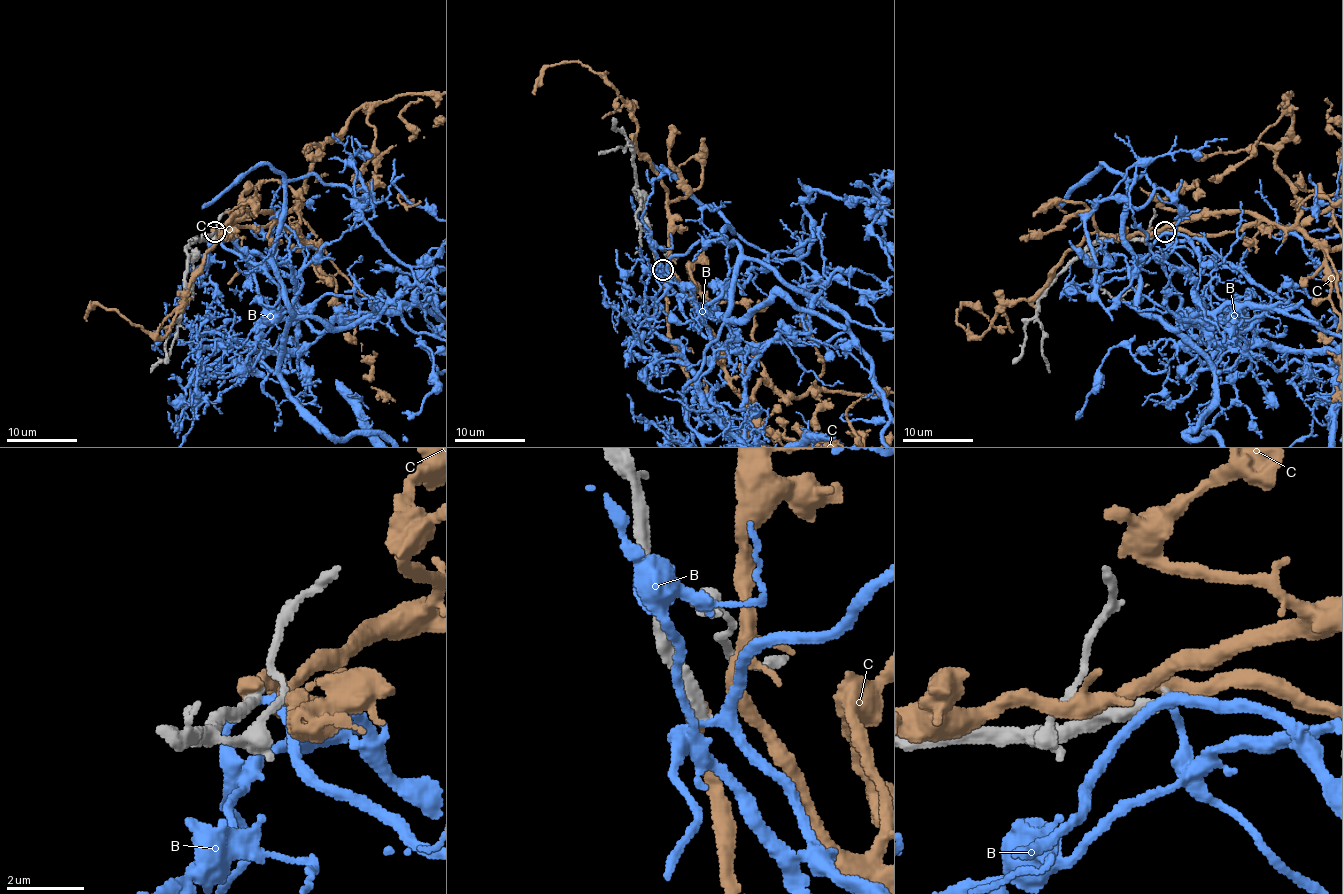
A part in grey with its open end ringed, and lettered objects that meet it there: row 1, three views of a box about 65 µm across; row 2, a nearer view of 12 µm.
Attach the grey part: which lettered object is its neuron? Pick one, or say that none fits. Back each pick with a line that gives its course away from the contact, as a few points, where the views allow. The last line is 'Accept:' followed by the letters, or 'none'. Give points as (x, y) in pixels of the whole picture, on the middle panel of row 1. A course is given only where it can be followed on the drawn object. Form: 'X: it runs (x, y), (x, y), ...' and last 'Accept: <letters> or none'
Accept: none

